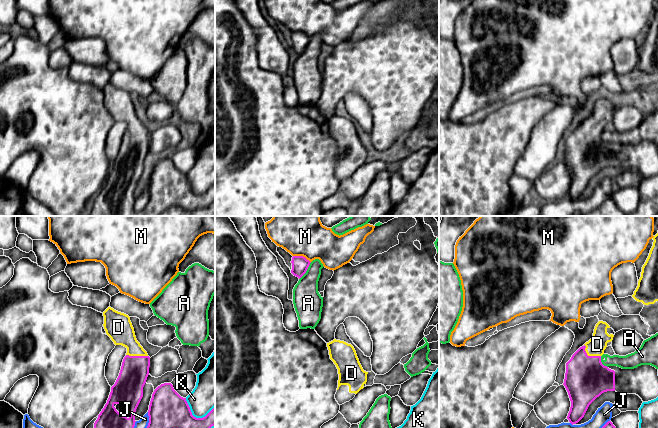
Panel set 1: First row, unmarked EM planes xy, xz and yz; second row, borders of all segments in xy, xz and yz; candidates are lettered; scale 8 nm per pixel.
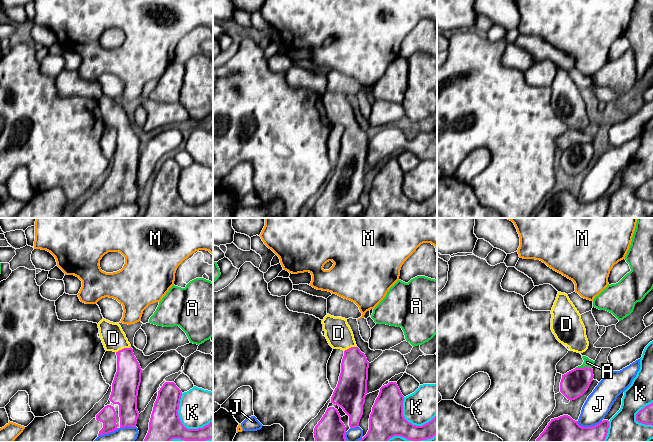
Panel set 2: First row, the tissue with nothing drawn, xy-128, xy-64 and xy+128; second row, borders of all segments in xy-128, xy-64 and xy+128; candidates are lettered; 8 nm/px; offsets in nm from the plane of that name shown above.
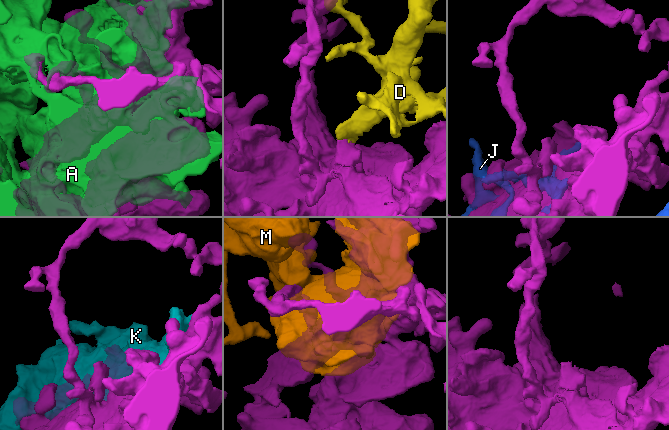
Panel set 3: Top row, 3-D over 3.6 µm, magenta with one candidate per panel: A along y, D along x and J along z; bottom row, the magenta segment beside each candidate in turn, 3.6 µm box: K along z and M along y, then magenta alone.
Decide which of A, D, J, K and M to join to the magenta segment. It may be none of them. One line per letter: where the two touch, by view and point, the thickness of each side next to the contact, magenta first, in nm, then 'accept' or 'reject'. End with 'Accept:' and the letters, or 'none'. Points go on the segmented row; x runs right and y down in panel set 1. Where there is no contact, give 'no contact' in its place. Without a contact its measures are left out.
A: xz (306, 270) | 140/220 nm | reject
D: yz (589, 356) | 340/150 nm | accept
J: xy (149, 420) | 300/80 nm | reject
K: xy (195, 417) | 300/260 nm | reject
M: xz (302, 256) | 140/400 nm | reject
Accept: D

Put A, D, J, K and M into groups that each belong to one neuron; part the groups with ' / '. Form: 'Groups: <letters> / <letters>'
Groups: A / D / J / K / M

